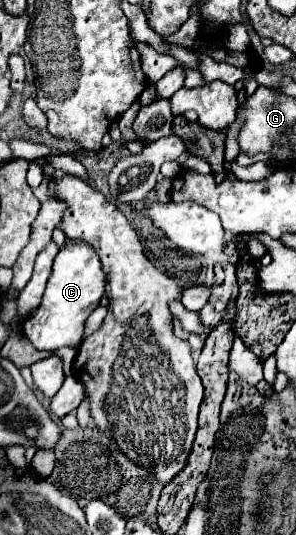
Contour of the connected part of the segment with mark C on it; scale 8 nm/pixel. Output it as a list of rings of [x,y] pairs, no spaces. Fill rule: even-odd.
[[[66,241],[54,259],[52,275],[46,285],[44,299],[36,311],[22,319],[22,333],[30,339],[36,349],[56,351],[60,347],[78,347],[84,337],[86,319],[100,305],[106,287],[106,273],[94,249],[82,241]]]

